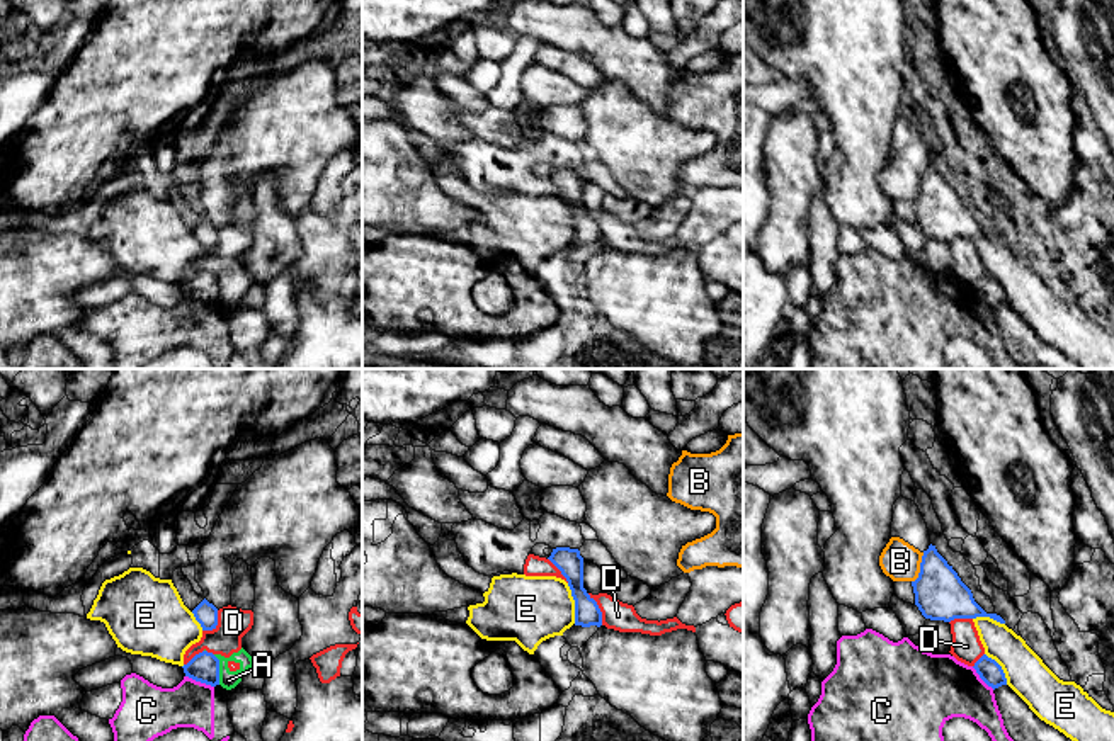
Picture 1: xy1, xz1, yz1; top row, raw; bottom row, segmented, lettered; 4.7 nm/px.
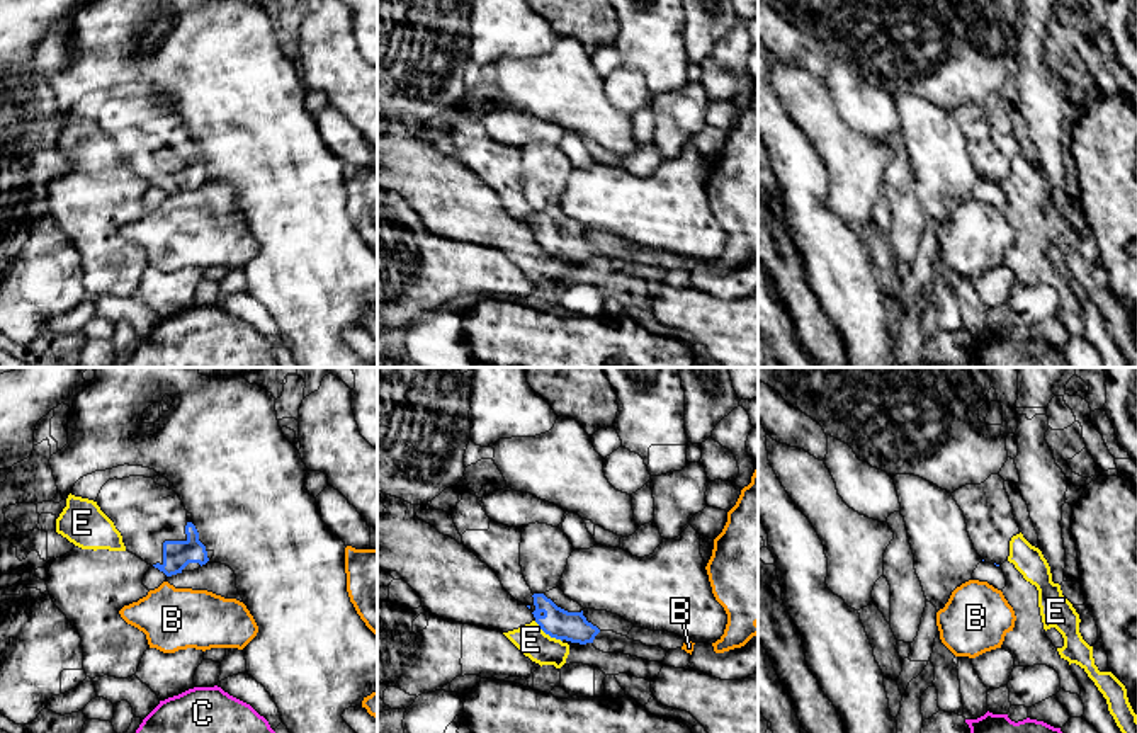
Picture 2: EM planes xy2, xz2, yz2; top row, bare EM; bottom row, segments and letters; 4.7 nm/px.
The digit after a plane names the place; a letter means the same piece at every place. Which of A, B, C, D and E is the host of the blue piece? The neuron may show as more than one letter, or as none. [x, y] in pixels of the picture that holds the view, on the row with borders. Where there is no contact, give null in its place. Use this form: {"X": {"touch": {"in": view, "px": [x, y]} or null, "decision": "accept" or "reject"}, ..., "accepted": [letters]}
{"A": {"touch": {"in": "xy1", "px": [218, 670]}, "decision": "reject"}, "B": {"touch": {"in": "yz1", "px": [920, 568]}, "decision": "reject"}, "C": {"touch": {"in": "xy1", "px": [199, 680]}, "decision": "reject"}, "D": {"touch": {"in": "xz1", "px": [599, 609]}, "decision": "reject"}, "E": {"touch": {"in": "xz1", "px": [575, 604]}, "decision": "reject"}, "accepted": []}

